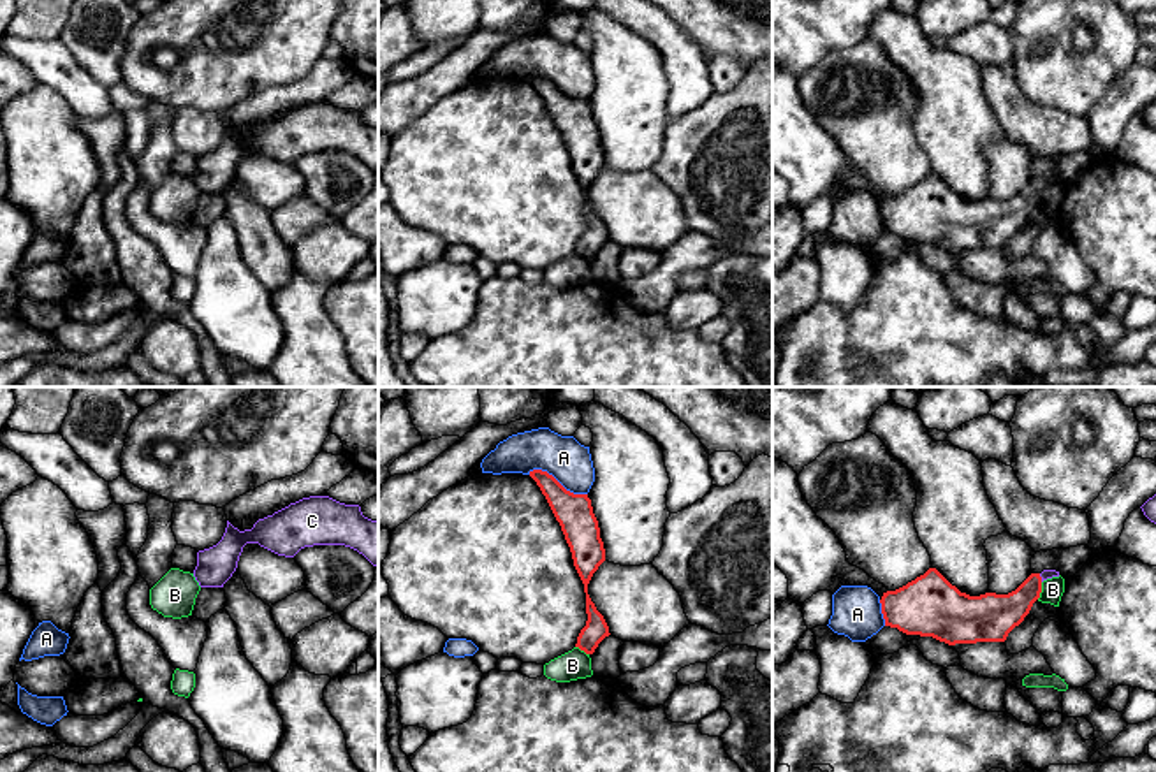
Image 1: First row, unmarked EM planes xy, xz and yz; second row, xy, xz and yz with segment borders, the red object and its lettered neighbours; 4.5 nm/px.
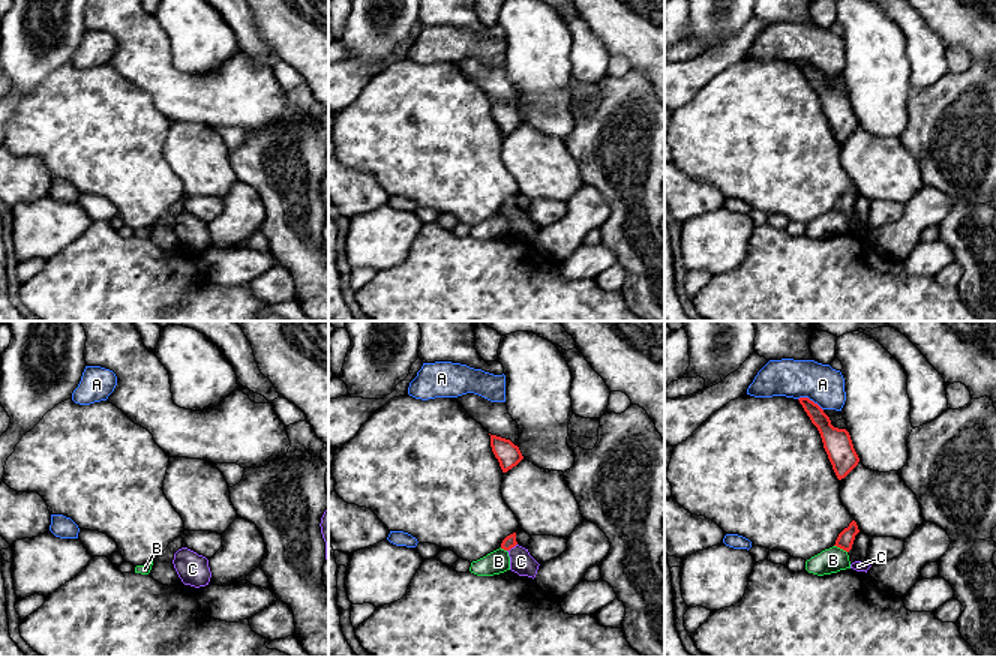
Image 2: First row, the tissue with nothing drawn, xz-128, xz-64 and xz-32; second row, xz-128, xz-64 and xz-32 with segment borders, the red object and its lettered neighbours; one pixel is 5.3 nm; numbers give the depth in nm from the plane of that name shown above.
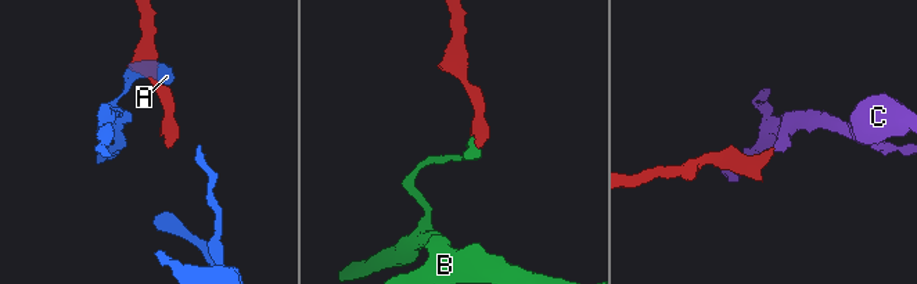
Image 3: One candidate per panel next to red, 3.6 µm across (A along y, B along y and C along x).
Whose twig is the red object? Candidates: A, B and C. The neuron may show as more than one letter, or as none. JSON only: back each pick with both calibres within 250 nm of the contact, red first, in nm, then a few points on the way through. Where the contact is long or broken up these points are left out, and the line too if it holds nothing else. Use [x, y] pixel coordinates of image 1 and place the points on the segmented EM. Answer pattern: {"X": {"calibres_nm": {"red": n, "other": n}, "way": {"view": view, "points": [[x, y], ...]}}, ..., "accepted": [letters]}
{"C": {"calibres_nm": {"red": 180, "other": 50}, "way": {"view": "yz", "points": [[1000, 614], [1040, 577], [1047, 574]]}}, "accepted": ["C"]}

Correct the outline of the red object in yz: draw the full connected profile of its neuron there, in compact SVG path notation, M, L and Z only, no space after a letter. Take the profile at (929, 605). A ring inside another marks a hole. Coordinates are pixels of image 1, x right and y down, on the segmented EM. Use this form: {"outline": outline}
{"outline": "M929 568L906 586L883 593L882 614L885 626L948 645L1005 642L1040 598L1042 582L1052 577L1059 577L1059 572L1043 570L1031 573L1008 594L969 596Z"}

